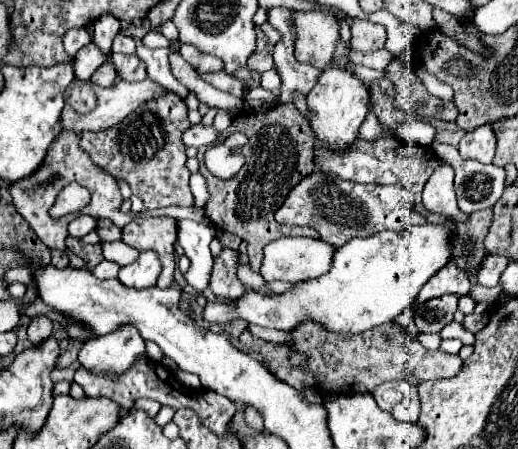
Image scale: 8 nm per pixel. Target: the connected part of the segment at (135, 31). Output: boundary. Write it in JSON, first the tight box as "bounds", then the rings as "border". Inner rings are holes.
{"bounds":[121,17,150,39],"border":[[[147,17],[142,20],[142,26],[129,26],[127,30],[121,30],[123,34],[129,34],[131,38],[142,39],[143,36],[150,30],[150,21]]]}

